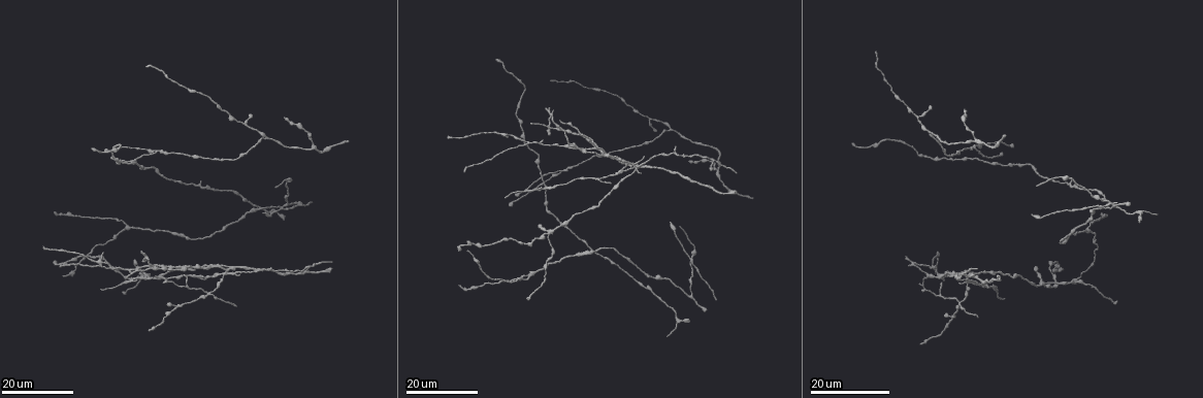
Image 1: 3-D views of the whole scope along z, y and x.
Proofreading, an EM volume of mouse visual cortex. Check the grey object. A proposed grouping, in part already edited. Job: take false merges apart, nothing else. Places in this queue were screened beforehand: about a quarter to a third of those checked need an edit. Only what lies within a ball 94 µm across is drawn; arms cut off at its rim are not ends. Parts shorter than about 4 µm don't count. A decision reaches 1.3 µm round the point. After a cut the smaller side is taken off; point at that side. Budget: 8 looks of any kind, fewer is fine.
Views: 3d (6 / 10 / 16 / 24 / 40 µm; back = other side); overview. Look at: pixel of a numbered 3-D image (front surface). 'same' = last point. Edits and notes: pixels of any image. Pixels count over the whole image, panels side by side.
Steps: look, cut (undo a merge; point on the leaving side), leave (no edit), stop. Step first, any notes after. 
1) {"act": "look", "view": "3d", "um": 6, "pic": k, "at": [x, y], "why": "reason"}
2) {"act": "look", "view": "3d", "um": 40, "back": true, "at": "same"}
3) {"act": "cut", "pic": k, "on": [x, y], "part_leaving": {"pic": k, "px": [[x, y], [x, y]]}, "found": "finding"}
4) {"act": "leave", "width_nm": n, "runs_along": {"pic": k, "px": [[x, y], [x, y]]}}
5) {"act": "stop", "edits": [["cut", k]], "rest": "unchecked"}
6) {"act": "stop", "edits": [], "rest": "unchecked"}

{"act": "look", "view": "3d", "um": 24, "pic": 1, "at": [929, 130], "why": "three-way junction"}

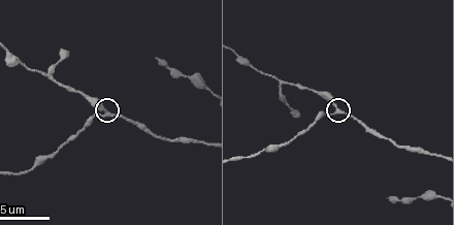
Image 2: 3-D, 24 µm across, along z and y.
{"act": "look", "view": "3d", "um": 10, "pic": 2, "at": [338, 108]}

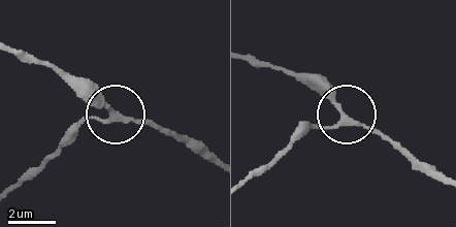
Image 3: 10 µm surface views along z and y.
{"act": "leave", "side_arm_um": 38, "runs_along": {"pic": 3, "px": [[19, 184], [96, 119], [143, 119], [171, 134]]}, "found": "one neuron here"}

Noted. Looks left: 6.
{"act": "look", "view": "3d", "um": 24, "pic": 1, "at": [157, 150], "why": "three arms meet"}

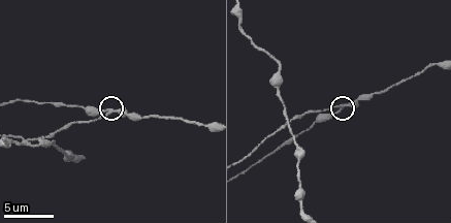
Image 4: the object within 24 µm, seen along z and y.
{"act": "look", "view": "3d", "um": 6, "pic": 4, "at": [339, 110], "why": "zoom in"}

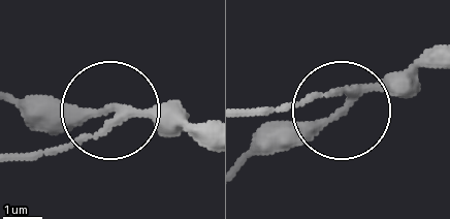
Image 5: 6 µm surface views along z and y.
{"act": "leave", "width_nm": 170, "found": "continuous, no second neuron"}

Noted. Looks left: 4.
{"act": "look", "view": "3d", "um": 24, "pic": 1, "at": [548, 236], "why": "side arm on a straight run"}

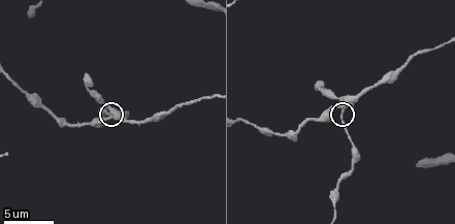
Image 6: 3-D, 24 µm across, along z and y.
{"act": "look", "view": "3d", "um": 6, "pic": 6, "at": [343, 108]}

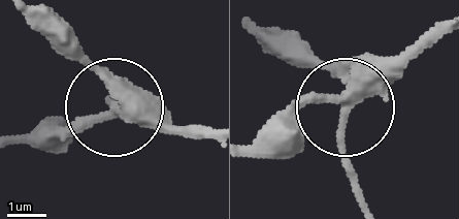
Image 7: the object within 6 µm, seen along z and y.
{"act": "leave", "width_nm": 300, "runs_along": {"pic": 7, "px": [[251, 150], [300, 106], [346, 106], [339, 153], [356, 202]]}, "found": "one neuron here"}

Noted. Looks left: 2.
{"act": "look", "view": "3d", "um": 16, "pic": 1, "at": [206, 294], "why": "four arms meet"}

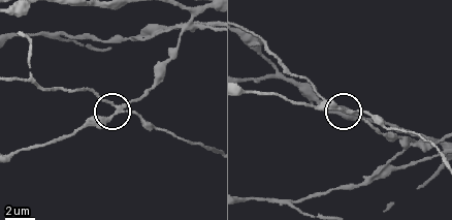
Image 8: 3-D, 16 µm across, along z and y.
{"act": "look", "view": "3d", "um": 10, "pic": 8, "at": [119, 108]}

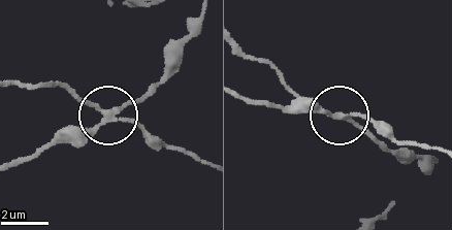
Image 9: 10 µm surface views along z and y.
{"act": "cut", "pic": 9, "on": [140, 125], "arms": 4, "part_leaving": {"pic": 9, "px": [[107, 114], [56, 85], [10, 85]]}, "found": "two neurons meet here"}

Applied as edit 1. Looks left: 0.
{"act": "stop", "edits": [["cut", 9]], "rest": "unchecked"}

